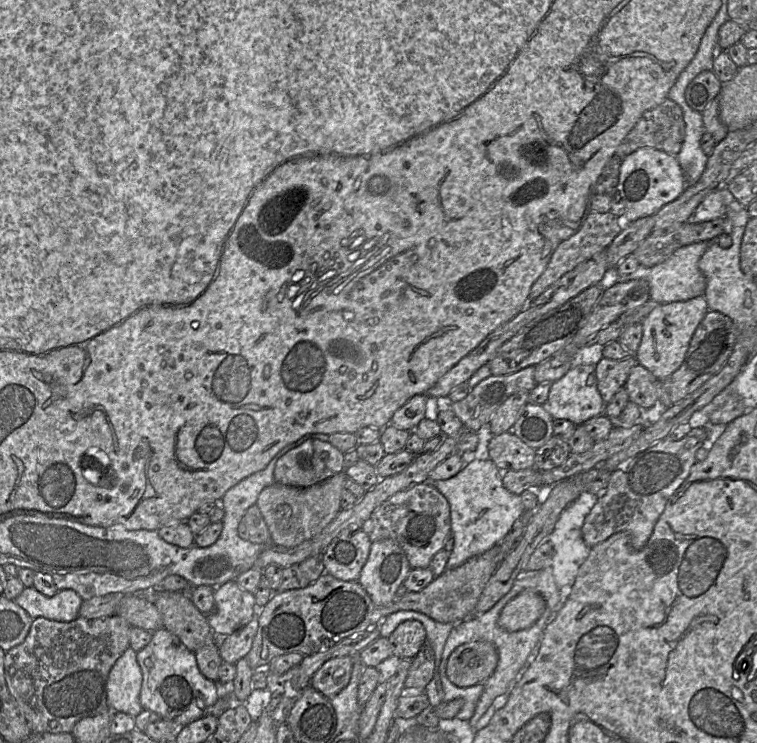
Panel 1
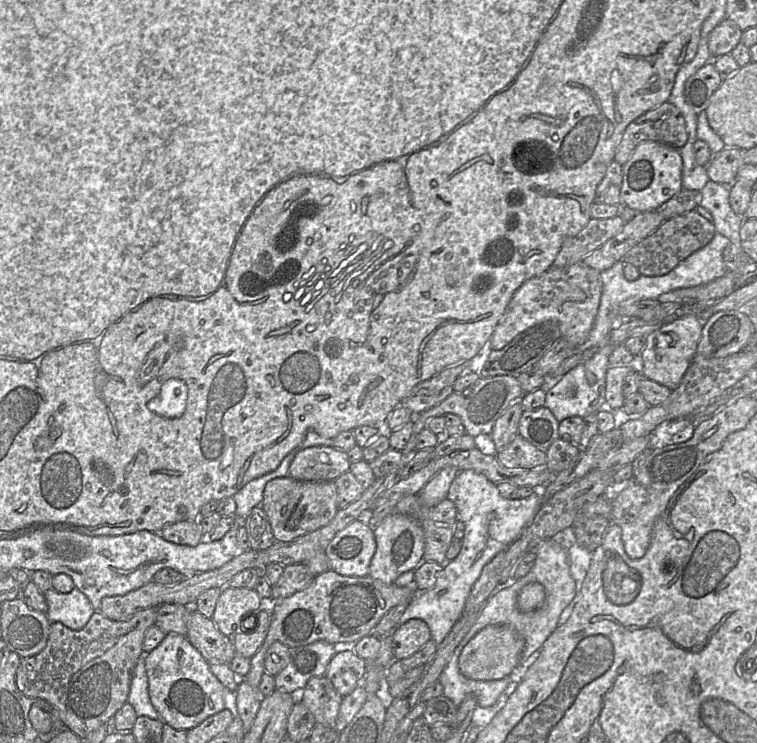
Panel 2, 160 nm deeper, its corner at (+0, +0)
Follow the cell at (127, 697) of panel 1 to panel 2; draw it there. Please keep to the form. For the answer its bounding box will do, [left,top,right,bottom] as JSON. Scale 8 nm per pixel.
[128,651,165,723]

